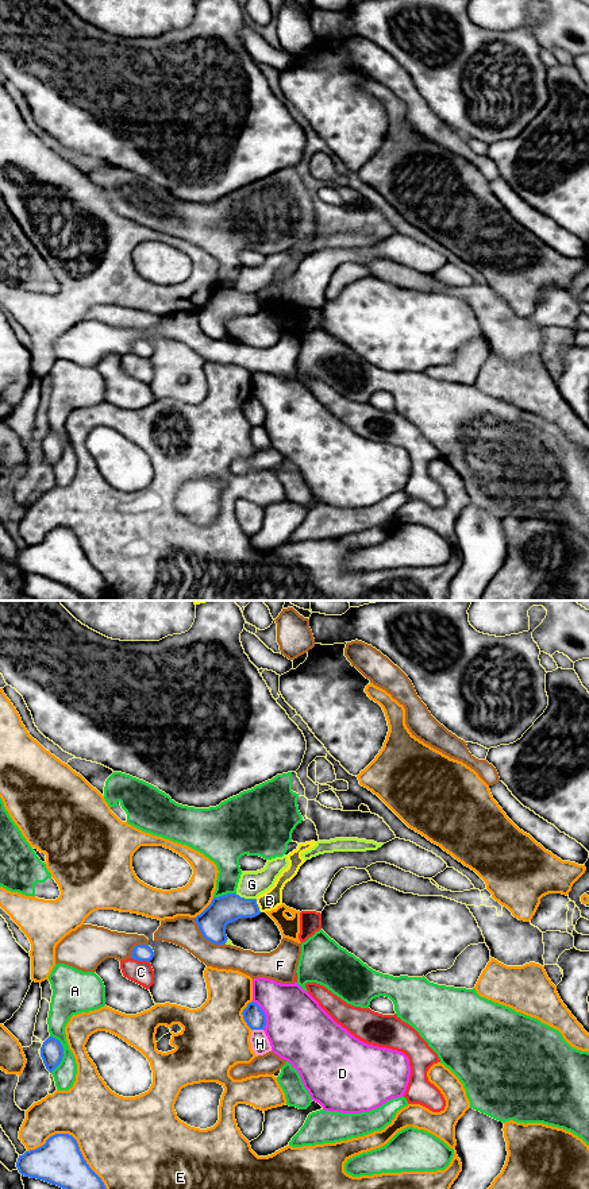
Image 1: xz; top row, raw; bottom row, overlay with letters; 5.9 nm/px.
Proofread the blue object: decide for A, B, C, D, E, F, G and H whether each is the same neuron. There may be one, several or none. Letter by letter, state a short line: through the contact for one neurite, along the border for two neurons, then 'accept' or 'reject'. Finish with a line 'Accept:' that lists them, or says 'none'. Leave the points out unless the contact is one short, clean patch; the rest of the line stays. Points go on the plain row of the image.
A: reject
B: line xz (255, 294), (261, 307); reject
C: reject
D: reject
E: reject
F: reject
G: reject
H: reject
Accept: none

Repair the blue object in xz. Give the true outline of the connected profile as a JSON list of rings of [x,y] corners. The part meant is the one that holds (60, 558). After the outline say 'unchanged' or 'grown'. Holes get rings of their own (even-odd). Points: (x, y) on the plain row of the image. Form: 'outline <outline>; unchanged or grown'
outline [[[55,529],[43,541],[19,551],[16,563],[22,571],[57,580],[82,598],[107,599],[104,578],[89,563],[77,536],[69,529]]]; unchanged

